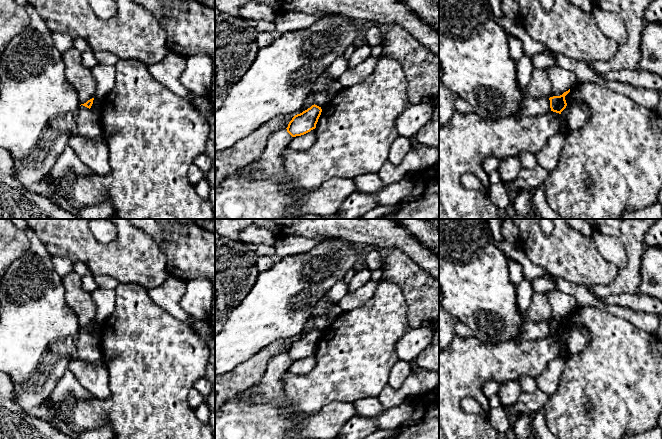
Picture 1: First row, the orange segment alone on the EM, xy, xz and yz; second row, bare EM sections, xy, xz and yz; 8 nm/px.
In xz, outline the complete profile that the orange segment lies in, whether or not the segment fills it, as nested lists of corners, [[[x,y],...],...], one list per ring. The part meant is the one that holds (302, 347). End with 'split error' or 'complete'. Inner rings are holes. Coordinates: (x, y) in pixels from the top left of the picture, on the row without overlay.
[[[312,329],[307,334],[295,339],[289,346],[287,356],[292,360],[301,360],[316,352],[316,348],[321,339],[322,333],[317,329]]]; complete

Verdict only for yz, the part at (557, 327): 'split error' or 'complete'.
complete

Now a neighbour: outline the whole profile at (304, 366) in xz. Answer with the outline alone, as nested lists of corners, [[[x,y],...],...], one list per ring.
[[[316,352],[304,359],[293,361],[287,371],[294,375],[306,375],[310,373],[315,366]]]

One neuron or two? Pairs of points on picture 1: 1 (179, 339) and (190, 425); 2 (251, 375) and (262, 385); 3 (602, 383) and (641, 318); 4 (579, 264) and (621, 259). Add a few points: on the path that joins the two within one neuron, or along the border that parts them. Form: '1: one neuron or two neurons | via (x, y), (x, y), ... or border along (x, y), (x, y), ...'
1: one neuron | via (179, 360), (179, 404)
2: two neurons | border along (270, 360), (267, 372), (250, 387)
3: two neurons | border along (615, 316), (621, 317), (651, 333)
4: two neurons | border along (595, 241), (595, 247), (599, 253), (618, 269)

